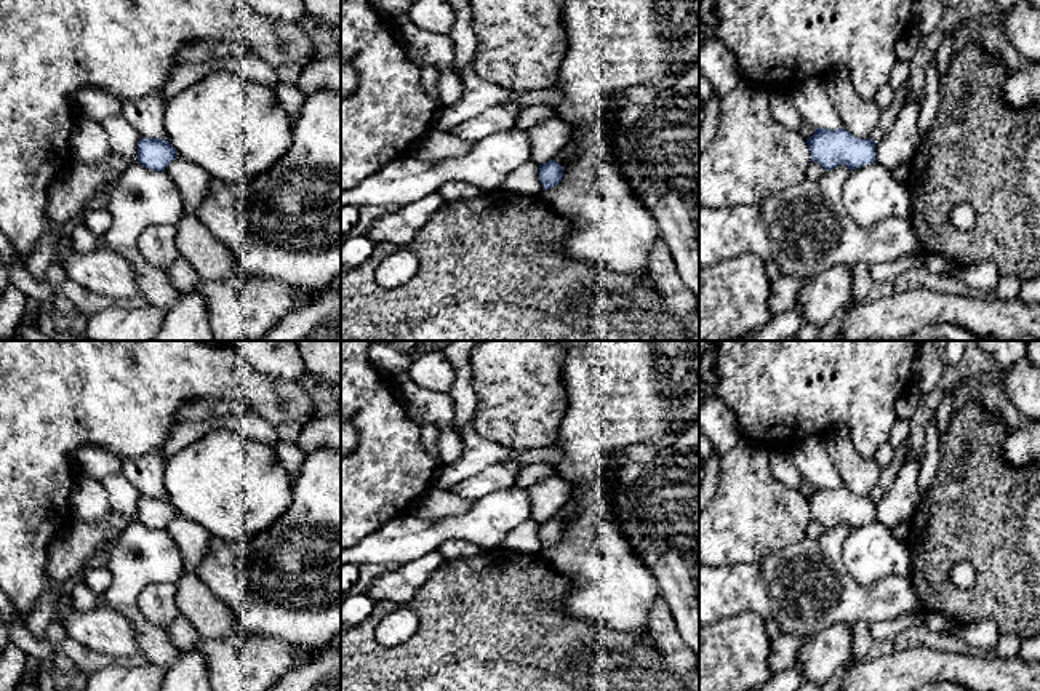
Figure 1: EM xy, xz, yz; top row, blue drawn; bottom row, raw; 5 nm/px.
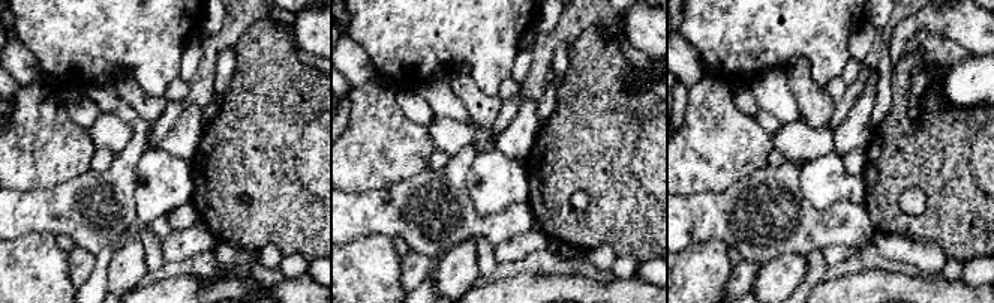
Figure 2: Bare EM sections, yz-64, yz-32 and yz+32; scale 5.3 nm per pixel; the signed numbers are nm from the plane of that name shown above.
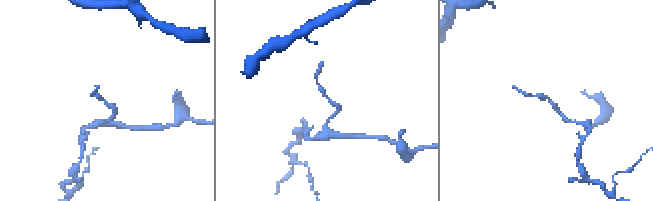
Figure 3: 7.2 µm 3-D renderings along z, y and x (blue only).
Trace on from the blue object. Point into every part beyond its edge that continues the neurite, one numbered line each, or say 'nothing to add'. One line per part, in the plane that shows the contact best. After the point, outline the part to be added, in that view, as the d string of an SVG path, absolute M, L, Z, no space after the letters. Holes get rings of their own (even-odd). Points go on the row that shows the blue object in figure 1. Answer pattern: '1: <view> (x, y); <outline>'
nothing to add

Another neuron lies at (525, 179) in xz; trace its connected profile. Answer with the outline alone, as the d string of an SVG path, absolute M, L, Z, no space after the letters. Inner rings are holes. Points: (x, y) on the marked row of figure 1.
M526 162L514 170L502 184L502 189L522 195L541 195L544 187L539 181L539 165Z

